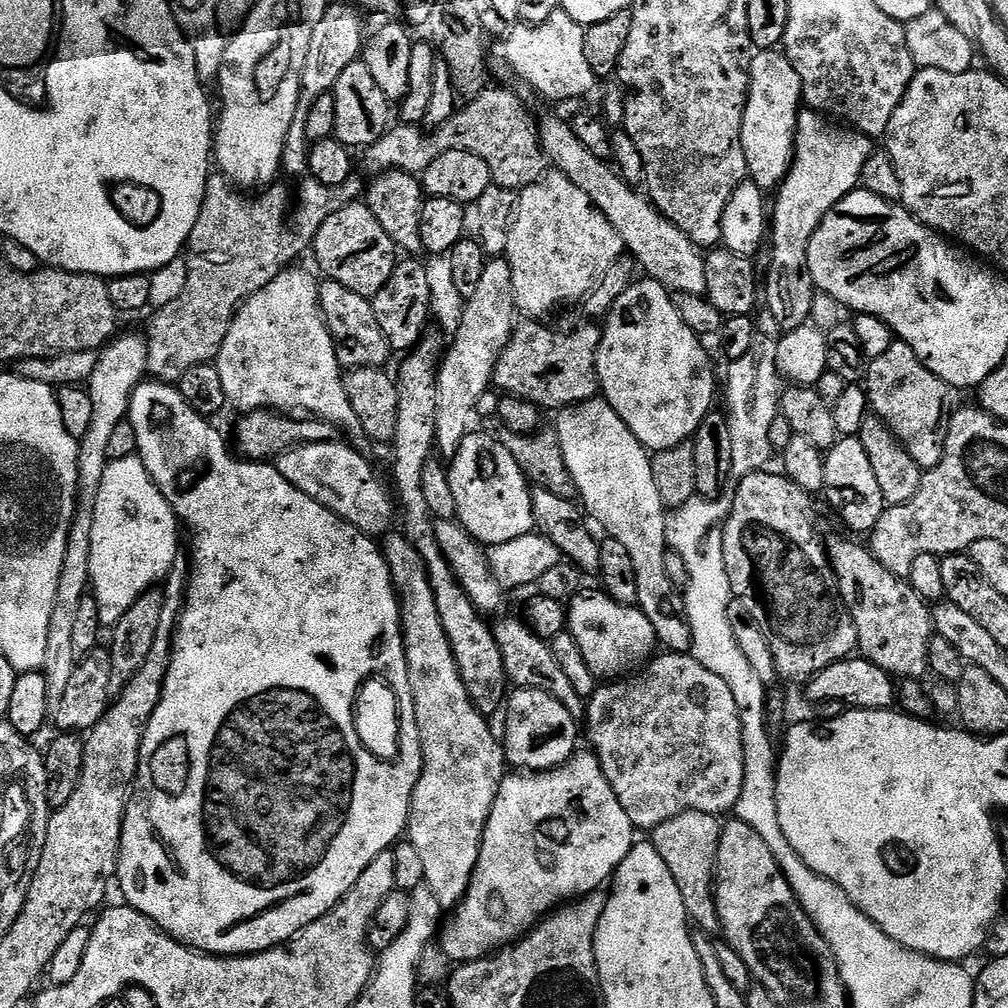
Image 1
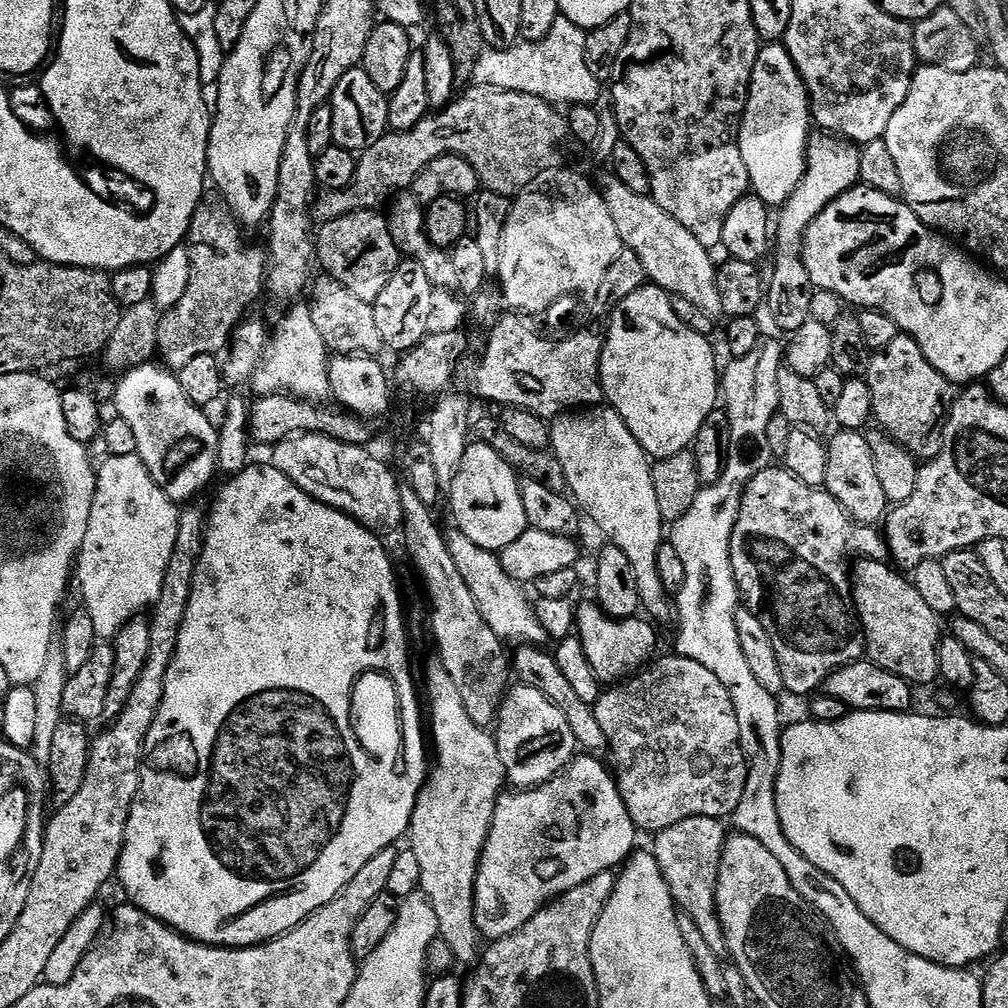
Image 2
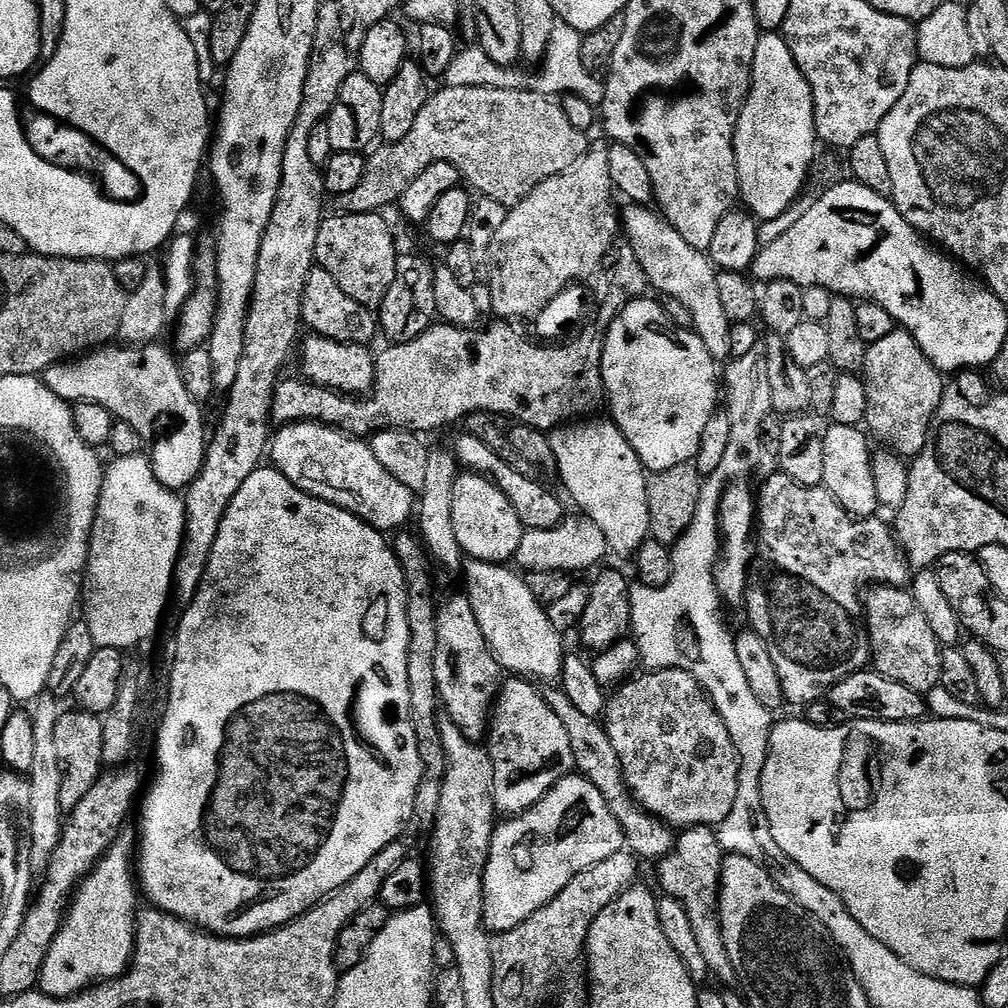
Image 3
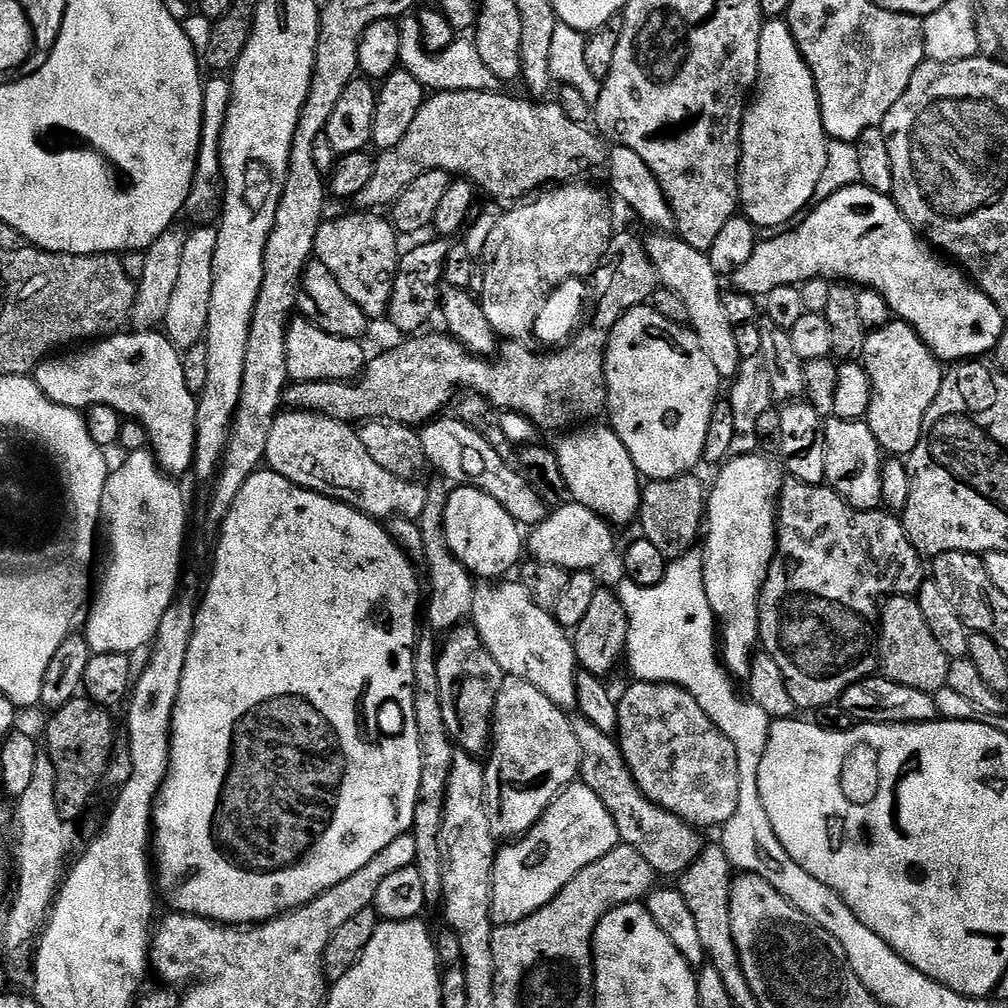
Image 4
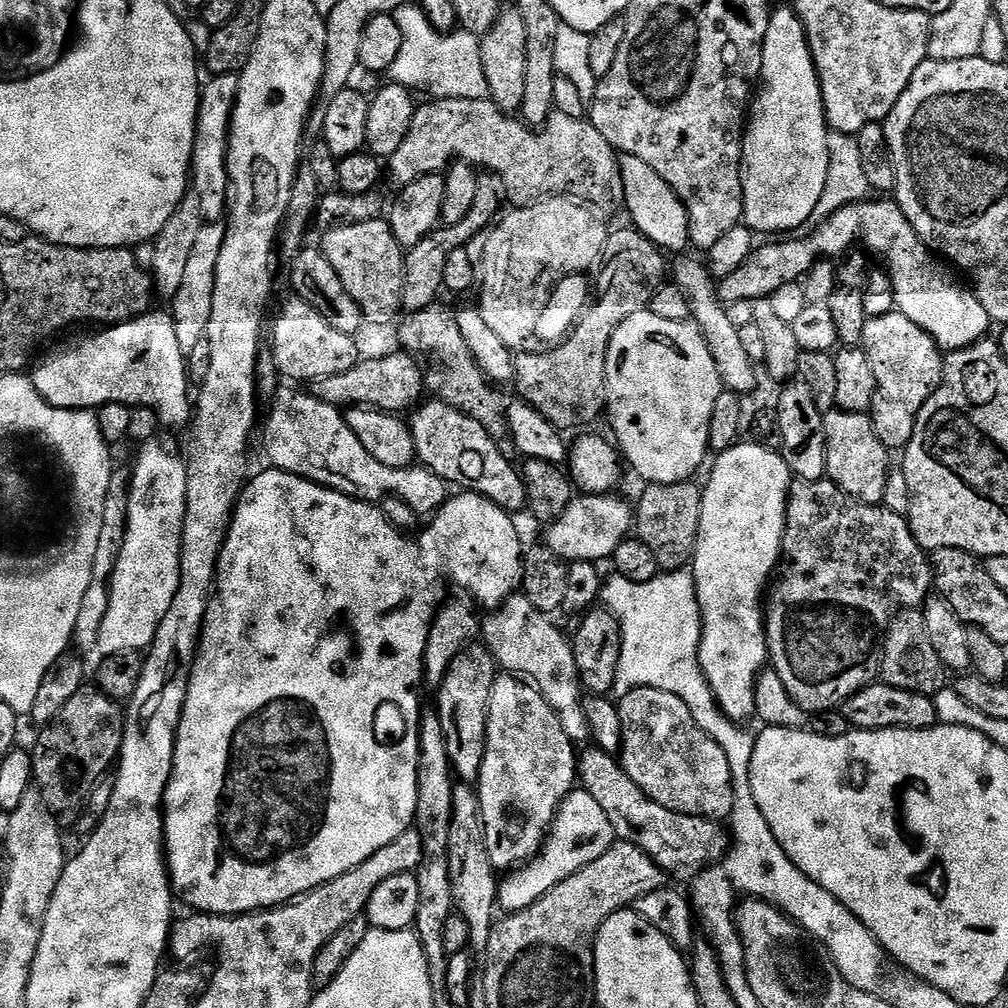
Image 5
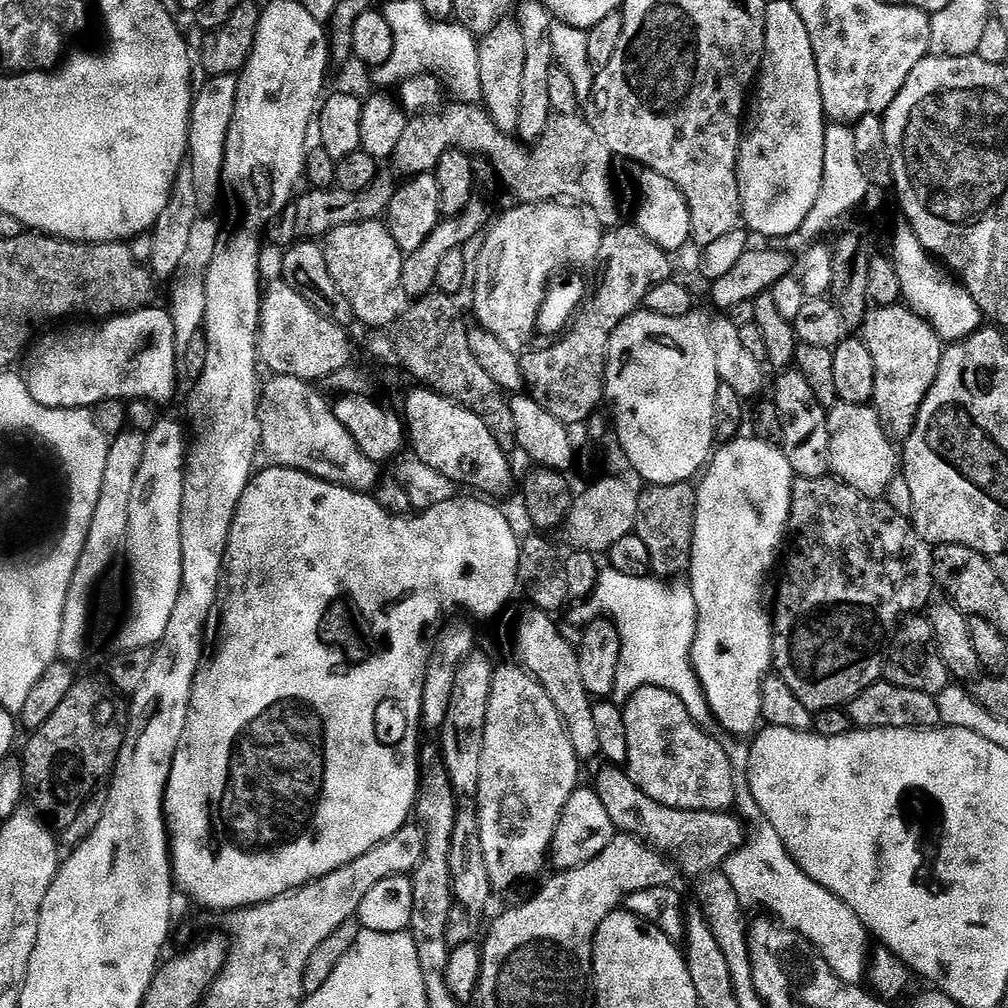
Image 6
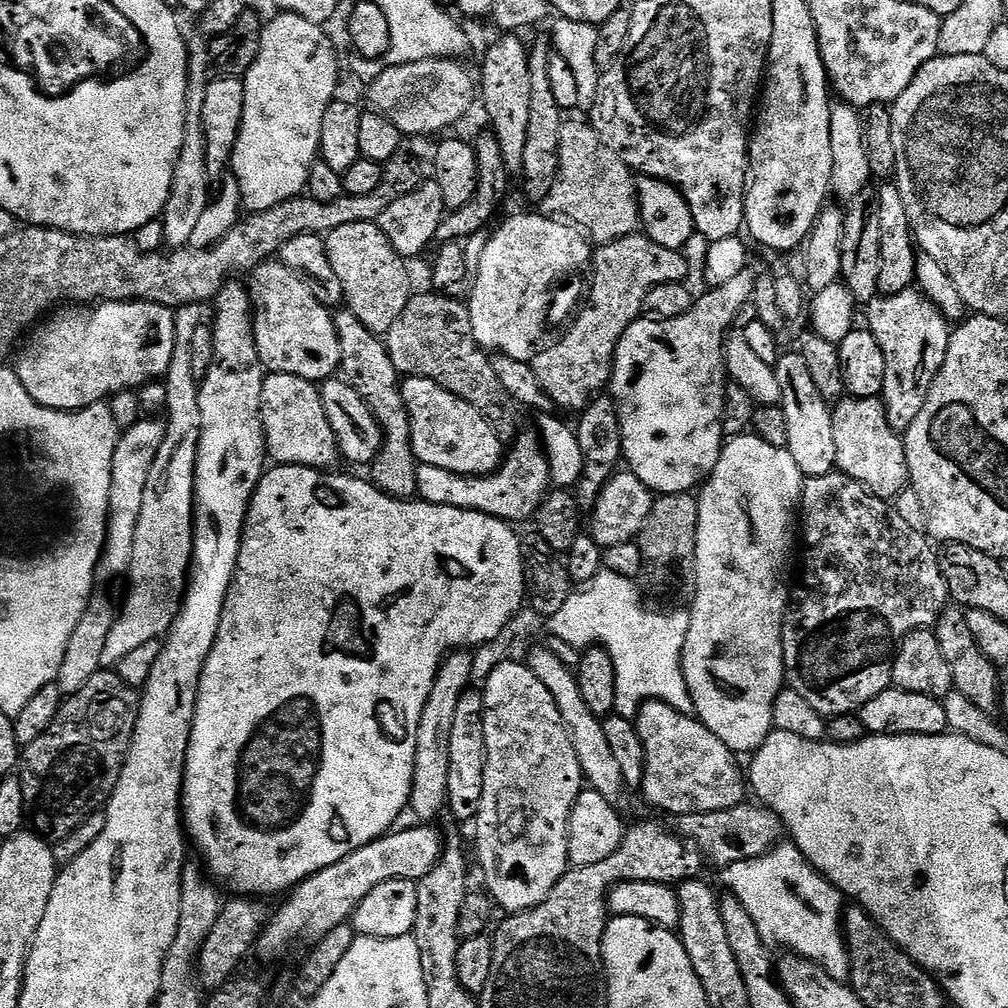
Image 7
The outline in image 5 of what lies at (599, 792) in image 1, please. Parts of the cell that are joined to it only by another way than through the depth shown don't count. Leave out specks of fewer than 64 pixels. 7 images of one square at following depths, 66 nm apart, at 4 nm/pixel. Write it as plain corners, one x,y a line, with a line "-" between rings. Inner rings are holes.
587,790
569,792
560,803
560,811
552,822
544,847
540,849
540,855
499,881
499,907
505,908
503,911
508,914
526,910
534,901
541,900
553,884
570,878
575,872
606,854
606,850
612,847
616,839
616,832
610,826
610,818
606,818
602,806
594,802
592,795

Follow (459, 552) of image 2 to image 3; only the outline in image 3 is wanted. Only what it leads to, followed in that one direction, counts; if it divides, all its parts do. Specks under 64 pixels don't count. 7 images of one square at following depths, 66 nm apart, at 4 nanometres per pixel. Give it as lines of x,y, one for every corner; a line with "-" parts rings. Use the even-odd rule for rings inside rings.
469,559
463,565
462,577
468,583
466,595
486,634
486,642
505,673
520,678
536,676
559,677
564,669
565,637
551,625
548,613
530,594
530,586
523,575
515,576
504,564
488,564
485,560

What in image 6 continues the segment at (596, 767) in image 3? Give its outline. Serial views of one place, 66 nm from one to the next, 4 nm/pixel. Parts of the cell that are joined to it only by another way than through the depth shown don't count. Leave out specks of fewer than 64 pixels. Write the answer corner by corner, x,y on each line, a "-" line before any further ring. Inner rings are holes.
604,766
596,776
594,791
606,806
610,822
617,833
639,836
654,848
669,854
677,863
681,873
691,878
699,878
706,872
717,871
726,858
730,858
744,844
745,821
739,815
728,812
695,812
694,810
674,810
654,802
654,798
642,794
638,786
620,766

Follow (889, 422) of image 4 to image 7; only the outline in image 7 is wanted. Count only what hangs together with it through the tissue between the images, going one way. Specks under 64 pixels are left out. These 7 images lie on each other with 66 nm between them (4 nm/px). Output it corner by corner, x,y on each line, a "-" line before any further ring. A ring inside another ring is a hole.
915,287
893,296
877,295
866,305
866,311
867,331
872,332
878,346
882,346
882,358
886,360
886,380
882,393
886,418
894,431
903,434
914,418
918,418
934,378
946,358
950,321
940,313
932,300

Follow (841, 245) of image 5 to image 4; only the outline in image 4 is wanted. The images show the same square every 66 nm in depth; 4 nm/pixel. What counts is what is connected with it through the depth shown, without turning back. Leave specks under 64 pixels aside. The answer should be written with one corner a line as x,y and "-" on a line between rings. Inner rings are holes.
860,182
821,199
795,226
769,236
772,236
769,240
761,239
757,243
754,254
750,254
748,261
743,266
738,266
735,273
740,278
753,276
760,294
782,286
803,286
807,280
821,278
829,282
847,282
849,285
877,292
882,294
882,298
890,306
893,317
909,324
941,362
987,357
984,355
987,352
989,355
995,349
1006,326
1005,316
990,302
988,295
977,288
959,267
930,250
920,233
900,213
891,195
876,193

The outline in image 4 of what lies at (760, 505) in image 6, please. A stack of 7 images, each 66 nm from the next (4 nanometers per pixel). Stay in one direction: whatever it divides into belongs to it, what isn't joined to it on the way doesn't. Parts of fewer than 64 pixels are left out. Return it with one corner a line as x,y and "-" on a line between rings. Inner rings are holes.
763,454
731,457
719,469
721,472
710,484
706,496
706,535
702,547
704,589
716,616
719,655
725,669
736,678
747,677
758,648
760,591
776,556
776,522
782,476
777,465
771,462

